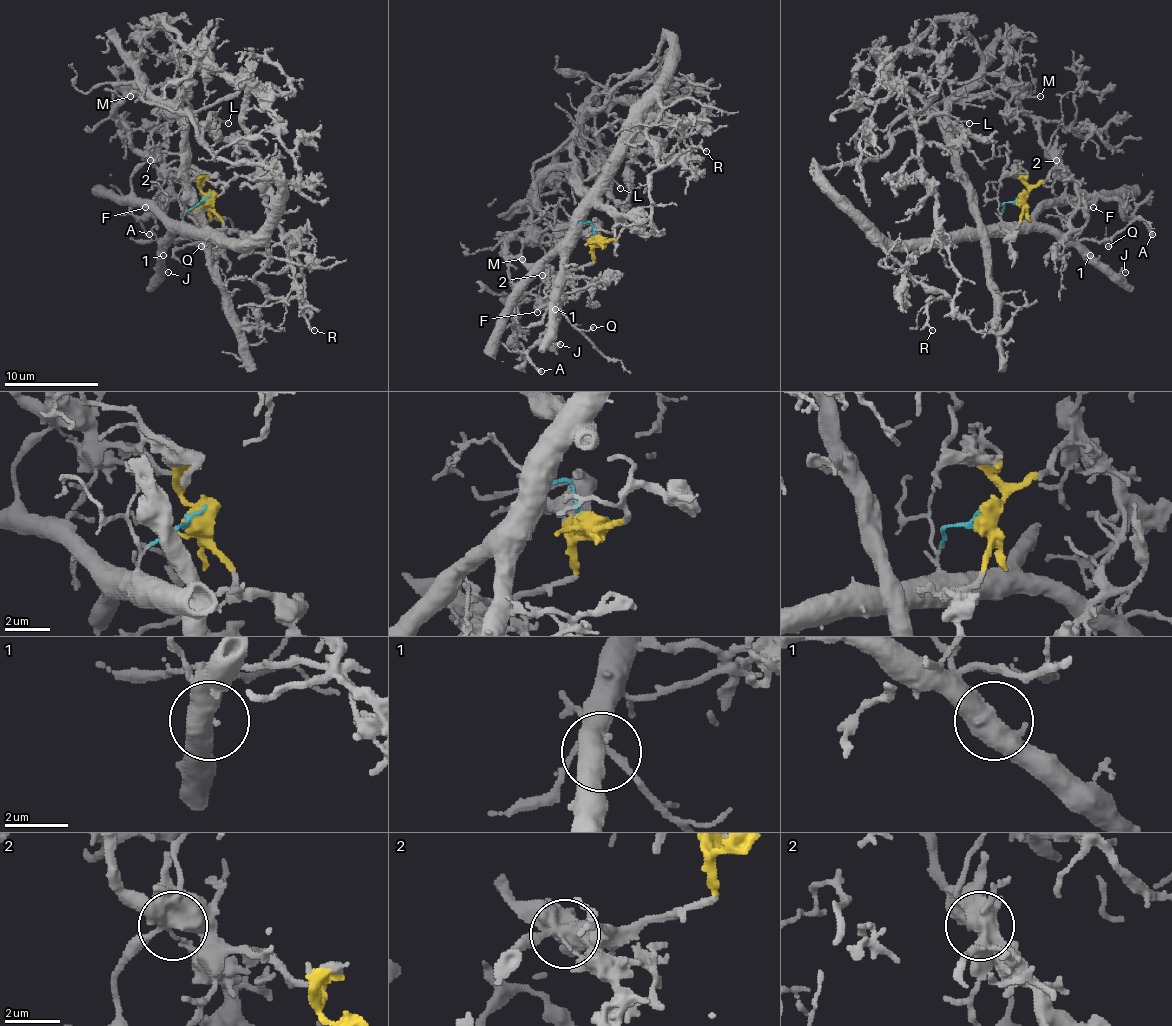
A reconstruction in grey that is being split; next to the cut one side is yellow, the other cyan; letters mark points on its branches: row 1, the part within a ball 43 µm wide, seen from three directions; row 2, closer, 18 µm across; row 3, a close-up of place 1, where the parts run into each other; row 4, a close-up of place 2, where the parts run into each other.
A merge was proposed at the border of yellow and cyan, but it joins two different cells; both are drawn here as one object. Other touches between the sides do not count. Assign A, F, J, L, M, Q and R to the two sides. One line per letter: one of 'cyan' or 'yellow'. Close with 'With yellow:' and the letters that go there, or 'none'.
A: yellow
F: yellow
J: cyan
L: cyan
M: yellow
Q: cyan
R: cyan
With yellow: A, F, M

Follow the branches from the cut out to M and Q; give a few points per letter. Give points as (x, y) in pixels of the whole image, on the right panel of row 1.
M: (1018, 197), (1025, 197), (1044, 181), (1056, 159), (1041, 145), (1039, 124), (1020, 98), (1039, 96)
Q: (1018, 197), (1004, 204), (1001, 214), (1006, 223), (1032, 223), (1079, 240), (1110, 240), (1112, 244), (1107, 247)

